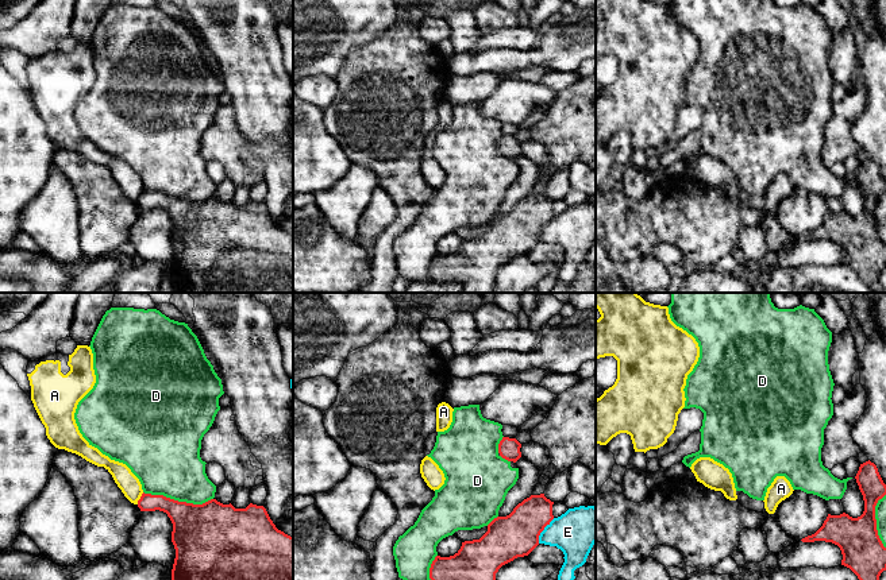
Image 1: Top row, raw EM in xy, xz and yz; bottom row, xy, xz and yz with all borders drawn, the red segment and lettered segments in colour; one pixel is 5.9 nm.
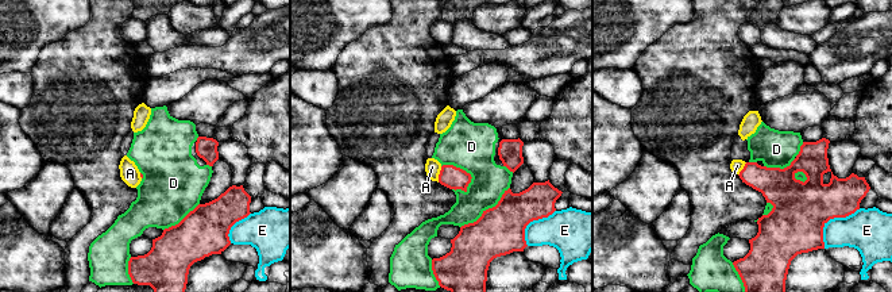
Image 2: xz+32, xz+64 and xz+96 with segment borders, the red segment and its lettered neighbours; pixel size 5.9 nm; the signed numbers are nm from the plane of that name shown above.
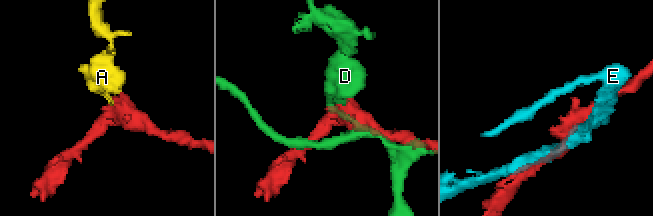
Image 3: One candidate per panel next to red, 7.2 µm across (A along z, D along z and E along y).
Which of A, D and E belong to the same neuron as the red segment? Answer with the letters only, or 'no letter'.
no letter

